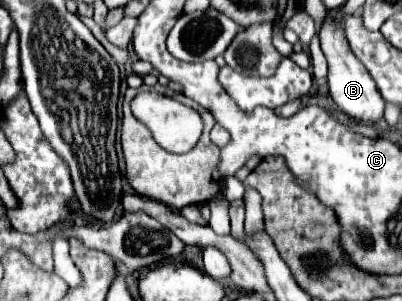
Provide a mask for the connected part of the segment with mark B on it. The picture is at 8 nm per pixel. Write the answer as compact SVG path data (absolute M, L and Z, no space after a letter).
M326 19L320 29L320 43L322 43L322 51L328 59L328 87L330 87L330 97L336 103L336 107L340 111L344 111L348 117L354 117L360 121L370 121L370 123L380 121L384 117L386 101L382 99L380 91L376 89L376 83L370 77L370 73L354 57L348 43L344 41L344 29L340 25L336 25L334 21Z

